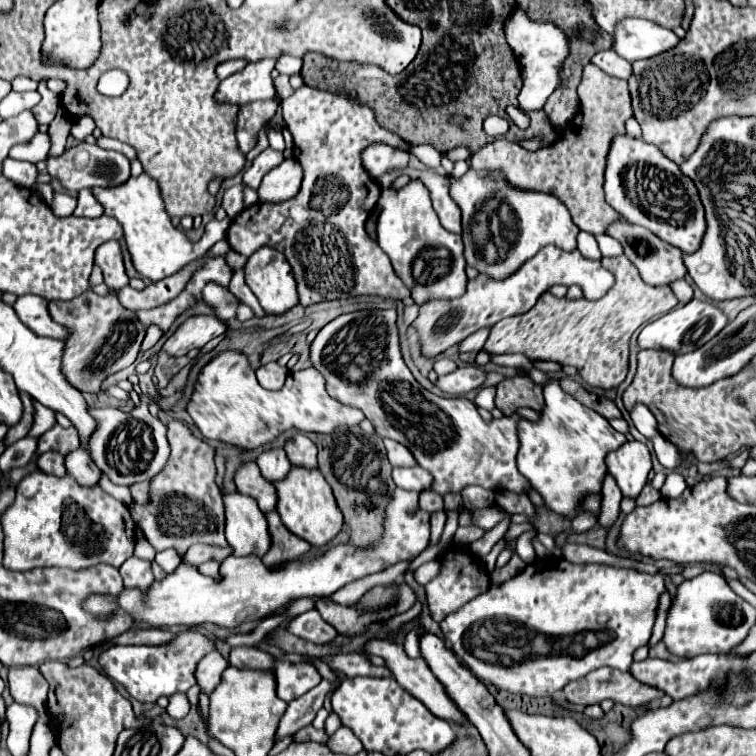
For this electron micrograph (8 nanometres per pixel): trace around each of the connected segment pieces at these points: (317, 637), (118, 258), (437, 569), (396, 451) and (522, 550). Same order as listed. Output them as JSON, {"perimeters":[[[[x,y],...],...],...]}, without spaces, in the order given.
{"perimeters":[[[[311,609],[311,611],[299,615],[297,619],[293,619],[289,623],[287,629],[293,635],[297,635],[305,641],[311,641],[311,643],[331,643],[339,635],[333,625],[323,621],[323,617],[319,615],[317,609]]],[[[107,241],[99,245],[99,249],[95,251],[95,263],[101,267],[107,287],[119,289],[119,287],[129,285],[129,277],[123,265],[123,255],[117,241]]],[[[433,559],[429,563],[423,563],[419,569],[415,569],[415,579],[421,583],[421,585],[427,585],[431,579],[435,579],[439,573],[441,573],[441,561],[439,559]]],[[[385,439],[385,449],[387,449],[387,459],[393,467],[413,467],[415,465],[415,459],[405,445],[395,443],[393,439]]],[[[523,533],[519,539],[517,539],[517,547],[515,547],[515,553],[525,561],[525,563],[533,563],[537,559],[535,551],[533,551],[533,545],[531,545],[531,539],[535,537],[535,533]]]]}

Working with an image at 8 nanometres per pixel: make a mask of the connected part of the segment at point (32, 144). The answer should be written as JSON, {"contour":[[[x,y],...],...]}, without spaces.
{"contour":[[[37,133],[29,143],[19,145],[19,159],[23,161],[43,161],[51,149],[49,133]]]}

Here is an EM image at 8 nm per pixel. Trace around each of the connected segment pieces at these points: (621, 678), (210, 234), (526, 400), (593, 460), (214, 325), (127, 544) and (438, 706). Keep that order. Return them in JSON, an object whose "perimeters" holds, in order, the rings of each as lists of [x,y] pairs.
{"perimeters":[[[[595,669],[587,677],[579,681],[571,681],[563,687],[563,693],[569,703],[595,705],[603,699],[615,699],[617,703],[635,707],[643,703],[659,701],[665,693],[651,685],[643,685],[635,681],[629,673],[621,673],[617,669]]],[[[141,173],[139,177],[129,177],[123,185],[117,185],[115,189],[93,189],[93,195],[103,205],[105,215],[119,221],[119,225],[123,227],[123,235],[125,235],[129,253],[133,257],[135,269],[139,271],[141,277],[151,279],[151,282],[169,277],[177,273],[181,267],[185,267],[189,261],[203,257],[209,247],[213,247],[219,239],[225,237],[227,227],[231,223],[229,217],[225,217],[223,221],[217,221],[217,219],[209,221],[205,225],[205,235],[201,237],[201,241],[191,243],[183,231],[171,225],[171,219],[165,213],[159,183],[147,173]]],[[[513,377],[503,379],[497,385],[495,405],[504,416],[509,416],[517,407],[529,407],[535,411],[543,409],[543,389],[531,383],[529,377]]],[[[555,379],[545,387],[545,409],[541,413],[541,421],[519,423],[519,441],[519,471],[529,479],[533,489],[545,499],[553,513],[573,517],[583,495],[601,491],[601,481],[607,473],[605,455],[621,447],[627,439],[623,433],[615,431],[605,417],[563,393]]],[[[193,315],[187,317],[175,333],[163,343],[163,351],[167,355],[187,355],[195,347],[207,345],[213,337],[225,333],[225,323],[211,315]]],[[[31,473],[27,477],[23,477],[19,483],[17,483],[17,497],[13,501],[13,505],[3,513],[1,517],[1,525],[3,525],[3,533],[5,533],[5,559],[3,559],[3,565],[11,571],[29,571],[29,569],[35,569],[35,567],[61,567],[61,569],[89,569],[89,567],[95,567],[95,565],[113,565],[113,567],[121,567],[131,555],[133,555],[133,545],[135,545],[135,523],[129,515],[129,509],[127,505],[115,501],[111,495],[107,495],[99,485],[97,487],[81,487],[71,475],[67,477],[53,477],[53,475],[47,475],[47,473]]],[[[373,641],[367,645],[369,653],[371,655],[379,655],[385,659],[385,665],[389,667],[389,671],[393,673],[393,677],[397,679],[397,683],[409,691],[415,699],[419,699],[433,715],[441,717],[441,719],[447,719],[447,721],[455,721],[455,723],[461,723],[463,721],[463,715],[461,711],[453,705],[453,701],[447,697],[447,691],[443,689],[443,685],[437,681],[437,677],[431,673],[431,669],[425,665],[423,657],[417,657],[417,659],[411,659],[407,653],[405,653],[405,647],[403,643],[387,643],[387,641]]]]}

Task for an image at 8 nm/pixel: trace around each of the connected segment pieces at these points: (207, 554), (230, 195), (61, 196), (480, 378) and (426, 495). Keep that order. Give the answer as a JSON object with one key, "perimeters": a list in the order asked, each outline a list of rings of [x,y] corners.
{"perimeters":[[[[191,545],[191,549],[187,549],[185,555],[181,555],[183,561],[189,561],[193,565],[201,565],[207,559],[217,559],[223,561],[227,555],[231,553],[231,549],[221,549],[221,547],[211,547],[211,545]]],[[[239,183],[239,185],[233,185],[231,189],[225,191],[225,197],[223,197],[223,207],[227,211],[227,215],[233,219],[237,217],[241,211],[243,211],[243,191],[245,191],[247,185]]],[[[55,193],[53,197],[53,203],[51,203],[51,209],[55,215],[59,217],[67,217],[75,211],[75,205],[77,205],[77,197],[75,195],[69,195],[69,193]]],[[[471,363],[471,365],[455,369],[449,375],[437,377],[435,387],[439,387],[443,393],[459,397],[459,395],[467,395],[467,393],[479,389],[483,385],[483,381],[485,381],[485,371],[481,367],[477,367],[475,363]]],[[[423,491],[419,495],[419,509],[433,513],[433,511],[441,511],[443,509],[443,497],[439,493],[433,491]]]]}

